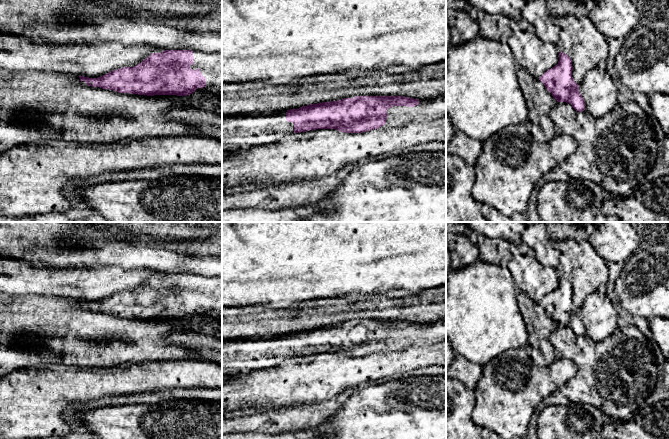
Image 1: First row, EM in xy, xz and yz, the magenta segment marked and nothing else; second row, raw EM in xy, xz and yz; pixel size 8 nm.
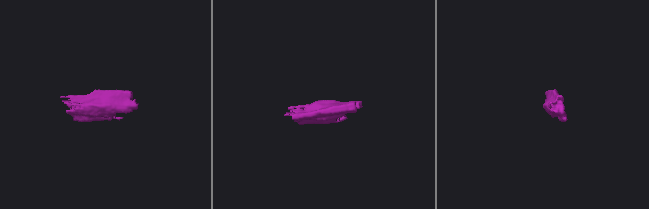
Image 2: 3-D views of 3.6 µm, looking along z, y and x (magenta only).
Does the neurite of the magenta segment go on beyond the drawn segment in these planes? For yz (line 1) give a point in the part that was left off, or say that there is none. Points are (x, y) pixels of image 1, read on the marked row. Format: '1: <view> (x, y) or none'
1: none

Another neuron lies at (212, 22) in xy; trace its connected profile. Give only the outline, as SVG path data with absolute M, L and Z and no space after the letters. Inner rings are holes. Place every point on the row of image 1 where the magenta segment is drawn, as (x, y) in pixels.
M222 10L204 16L167 17L163 21L170 26L182 27L196 32L222 32Z

